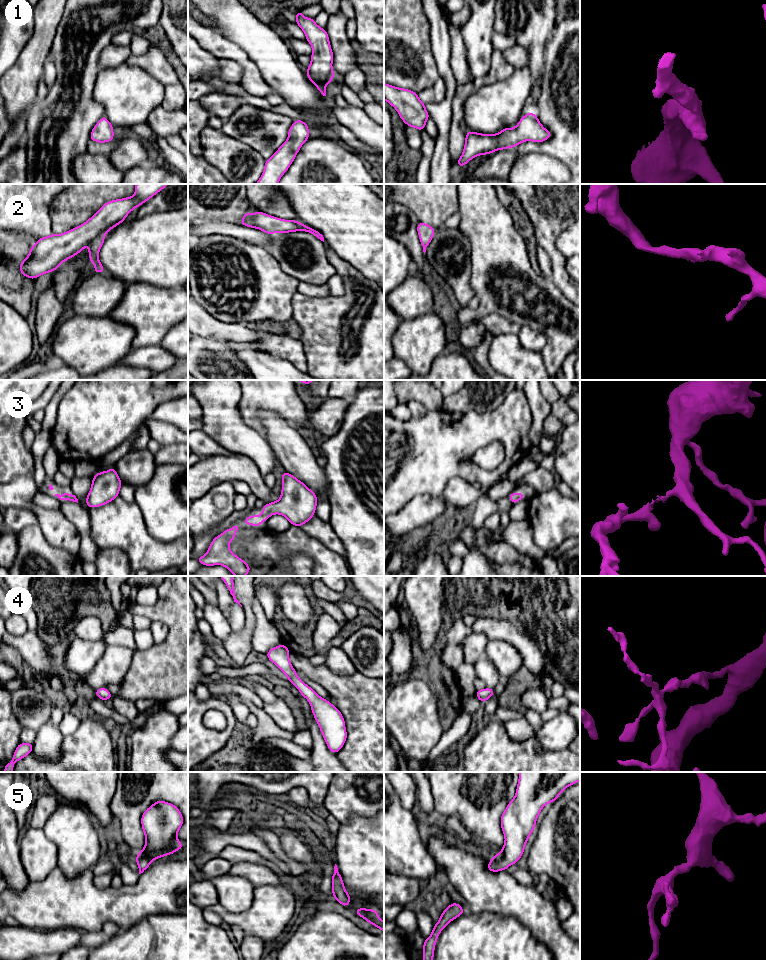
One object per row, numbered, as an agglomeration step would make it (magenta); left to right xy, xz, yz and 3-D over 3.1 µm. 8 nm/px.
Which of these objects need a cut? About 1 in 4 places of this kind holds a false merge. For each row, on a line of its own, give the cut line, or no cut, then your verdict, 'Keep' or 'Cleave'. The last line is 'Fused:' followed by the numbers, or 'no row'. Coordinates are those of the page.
1: No split. Keep
2: No split. Keep
3: No split. Keep
4: No split. Keep
5: No split. Keep
Fused: no row

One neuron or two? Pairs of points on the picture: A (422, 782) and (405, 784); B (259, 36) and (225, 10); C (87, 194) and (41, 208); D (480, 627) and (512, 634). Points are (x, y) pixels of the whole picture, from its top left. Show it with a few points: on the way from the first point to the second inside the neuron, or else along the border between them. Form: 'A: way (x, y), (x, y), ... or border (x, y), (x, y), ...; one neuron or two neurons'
A: border (415, 782), (418, 802); two neurons
B: way (251, 35), (233, 18); one neuron
C: border (57, 194), (50, 206), (50, 229); two neurons
D: way (488, 627), (504, 630); one neuron

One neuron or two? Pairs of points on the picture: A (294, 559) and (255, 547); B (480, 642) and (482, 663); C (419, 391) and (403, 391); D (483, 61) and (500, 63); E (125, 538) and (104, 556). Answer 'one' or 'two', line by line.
A: one
B: two
C: one
D: two
E: two

